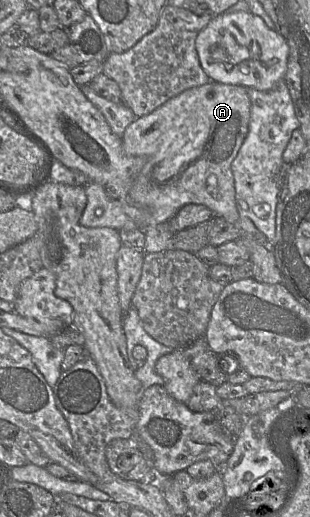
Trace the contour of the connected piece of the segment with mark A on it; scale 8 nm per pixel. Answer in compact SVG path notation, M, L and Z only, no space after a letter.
M210 81L172 97L150 114L137 117L126 128L122 137L124 152L129 156L144 156L147 159L129 190L128 198L132 204L145 209L154 224L169 223L187 204L201 204L207 206L214 216L237 225L240 215L236 206L231 164L249 129L251 101L246 88Z

